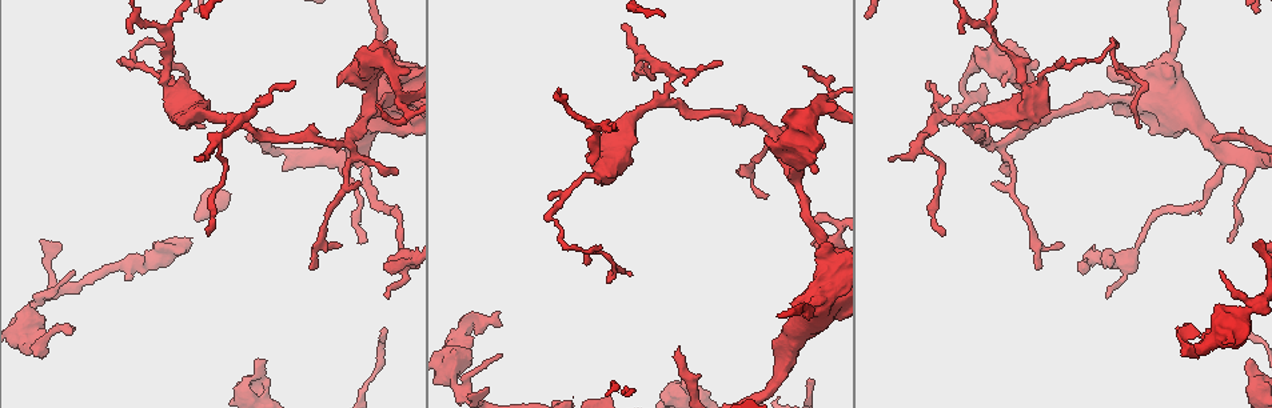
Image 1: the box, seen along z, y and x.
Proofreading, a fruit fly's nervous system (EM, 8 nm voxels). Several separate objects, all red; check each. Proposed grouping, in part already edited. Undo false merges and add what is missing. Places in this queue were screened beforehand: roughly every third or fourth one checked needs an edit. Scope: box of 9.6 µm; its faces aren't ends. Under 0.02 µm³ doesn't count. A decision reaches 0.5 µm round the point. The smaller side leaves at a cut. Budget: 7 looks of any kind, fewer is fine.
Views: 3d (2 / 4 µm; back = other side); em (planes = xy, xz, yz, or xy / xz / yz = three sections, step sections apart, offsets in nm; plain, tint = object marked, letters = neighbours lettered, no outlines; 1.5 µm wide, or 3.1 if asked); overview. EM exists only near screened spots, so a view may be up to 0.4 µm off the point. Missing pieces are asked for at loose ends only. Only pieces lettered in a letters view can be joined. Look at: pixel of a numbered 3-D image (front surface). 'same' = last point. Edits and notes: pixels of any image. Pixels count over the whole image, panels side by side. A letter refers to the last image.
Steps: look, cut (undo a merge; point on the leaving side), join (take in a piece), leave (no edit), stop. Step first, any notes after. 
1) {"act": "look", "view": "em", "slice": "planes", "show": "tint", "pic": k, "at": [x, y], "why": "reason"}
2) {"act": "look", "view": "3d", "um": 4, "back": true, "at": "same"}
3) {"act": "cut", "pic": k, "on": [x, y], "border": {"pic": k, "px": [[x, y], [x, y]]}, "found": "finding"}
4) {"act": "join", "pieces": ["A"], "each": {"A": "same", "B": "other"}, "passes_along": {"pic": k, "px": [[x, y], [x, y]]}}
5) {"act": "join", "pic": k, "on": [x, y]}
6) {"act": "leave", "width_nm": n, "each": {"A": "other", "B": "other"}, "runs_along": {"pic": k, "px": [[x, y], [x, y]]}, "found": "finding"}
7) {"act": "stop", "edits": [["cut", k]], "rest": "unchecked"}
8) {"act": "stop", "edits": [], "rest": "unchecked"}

{"act": "look", "view": "em", "slice": "planes", "show": "letters", "pic": 1, "at": [251, 139]}

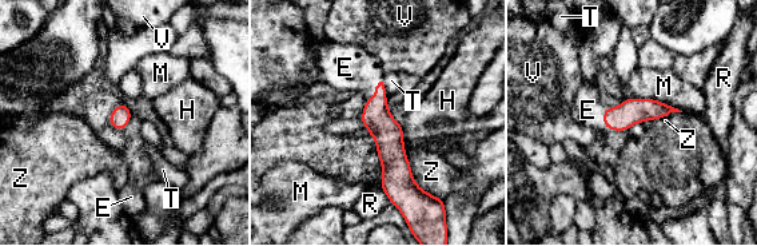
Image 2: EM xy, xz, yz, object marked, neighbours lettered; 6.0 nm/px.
{"act": "join", "pieces": ["E"], "each": {"E": "same", "H": "other", "M": "other", "R": "other", "T": "other", "V": "other", "Z": "other"}, "passes_along": {"pic": 2, "px": [[630, 111], [604, 120], [588, 110]]}, "found": "the neuron continues"}

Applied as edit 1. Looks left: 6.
{"act": "look", "view": "overview", "why": "redraw"}

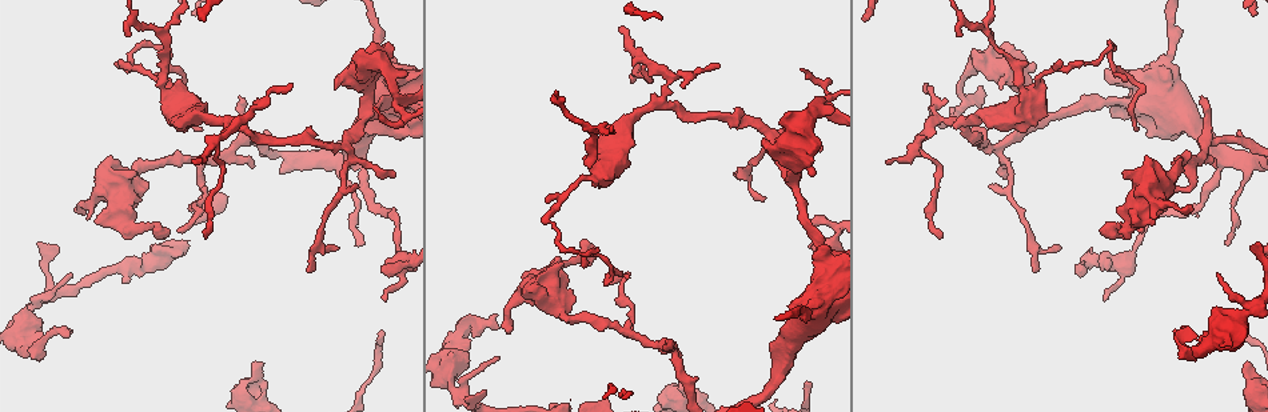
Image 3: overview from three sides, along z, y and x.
{"act": "look", "view": "3d", "um": 2, "pic": 3, "at": [1138, 128], "why": "tapers out"}

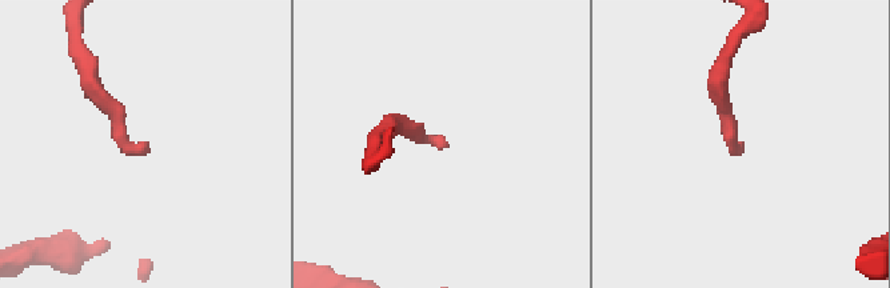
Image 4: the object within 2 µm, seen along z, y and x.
{"act": "look", "view": "em", "slice": "planes", "show": "letters", "pic": 4, "at": [741, 144]}

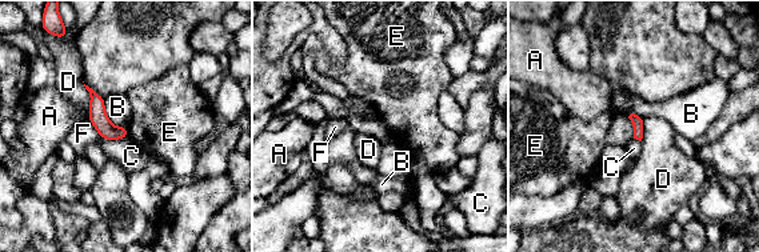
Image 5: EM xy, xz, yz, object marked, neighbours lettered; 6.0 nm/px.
{"act": "leave", "longest_contact_nm": ["B", 220], "each": {"A": "other", "B": "other", "C": "other", "D": "other", "E": "other", "F": "other"}, "found": "no lettered piece goes on from it"}

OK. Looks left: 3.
{"act": "look", "view": "3d", "um": 2, "pic": 3, "at": [1218, 273], "why": "an open end"}

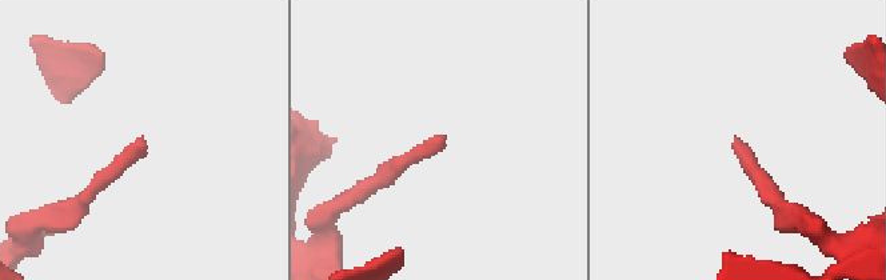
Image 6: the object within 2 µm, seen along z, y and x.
{"act": "look", "view": "em", "slice": "planes", "show": "letters", "pic": 6, "at": [731, 145]}

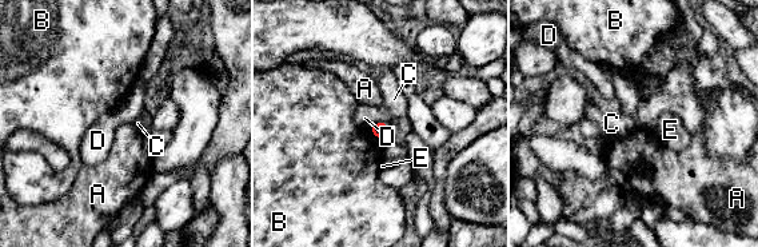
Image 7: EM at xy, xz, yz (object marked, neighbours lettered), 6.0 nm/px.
{"act": "leave", "width_nm": 90, "each": {"A": "other", "B": "other", "C": "other", "D": "other", "E": "other"}, "border": {"pic": 7, "px": [[389, 122], [375, 122], [368, 126]]}, "found": "none of them fits"}

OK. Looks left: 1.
{"act": "stop", "edits": [["join", 2]], "rest": "unchecked"}

